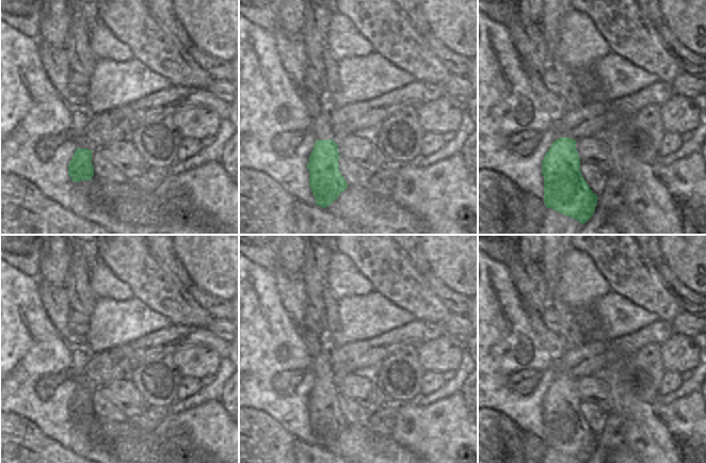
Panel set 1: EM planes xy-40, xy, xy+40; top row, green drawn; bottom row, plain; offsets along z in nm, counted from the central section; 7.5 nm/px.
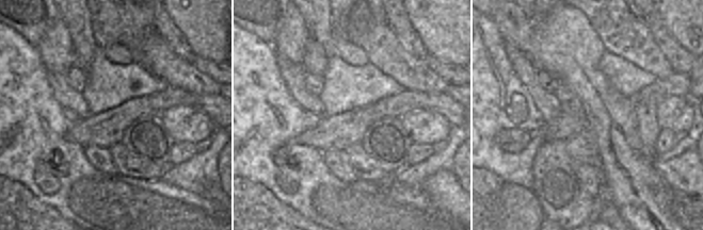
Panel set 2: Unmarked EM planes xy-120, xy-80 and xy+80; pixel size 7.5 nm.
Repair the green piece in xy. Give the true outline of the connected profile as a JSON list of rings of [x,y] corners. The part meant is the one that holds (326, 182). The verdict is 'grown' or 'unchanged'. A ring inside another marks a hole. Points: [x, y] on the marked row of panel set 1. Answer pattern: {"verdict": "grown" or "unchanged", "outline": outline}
{"verdict": "grown", "outline": [[[327,106],[314,118],[311,130],[316,134],[316,143],[309,156],[307,169],[309,171],[309,186],[316,198],[316,206],[326,208],[333,204],[339,194],[348,188],[348,183],[339,171],[338,144],[333,141],[333,128],[331,126],[331,115]]]}

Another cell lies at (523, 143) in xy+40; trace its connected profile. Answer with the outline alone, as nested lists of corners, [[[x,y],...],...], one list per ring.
[[[519,131],[510,137],[508,147],[519,157],[528,157],[535,149],[541,137],[536,131]]]

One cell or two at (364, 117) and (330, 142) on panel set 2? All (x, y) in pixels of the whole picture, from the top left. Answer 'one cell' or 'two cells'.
one cell

